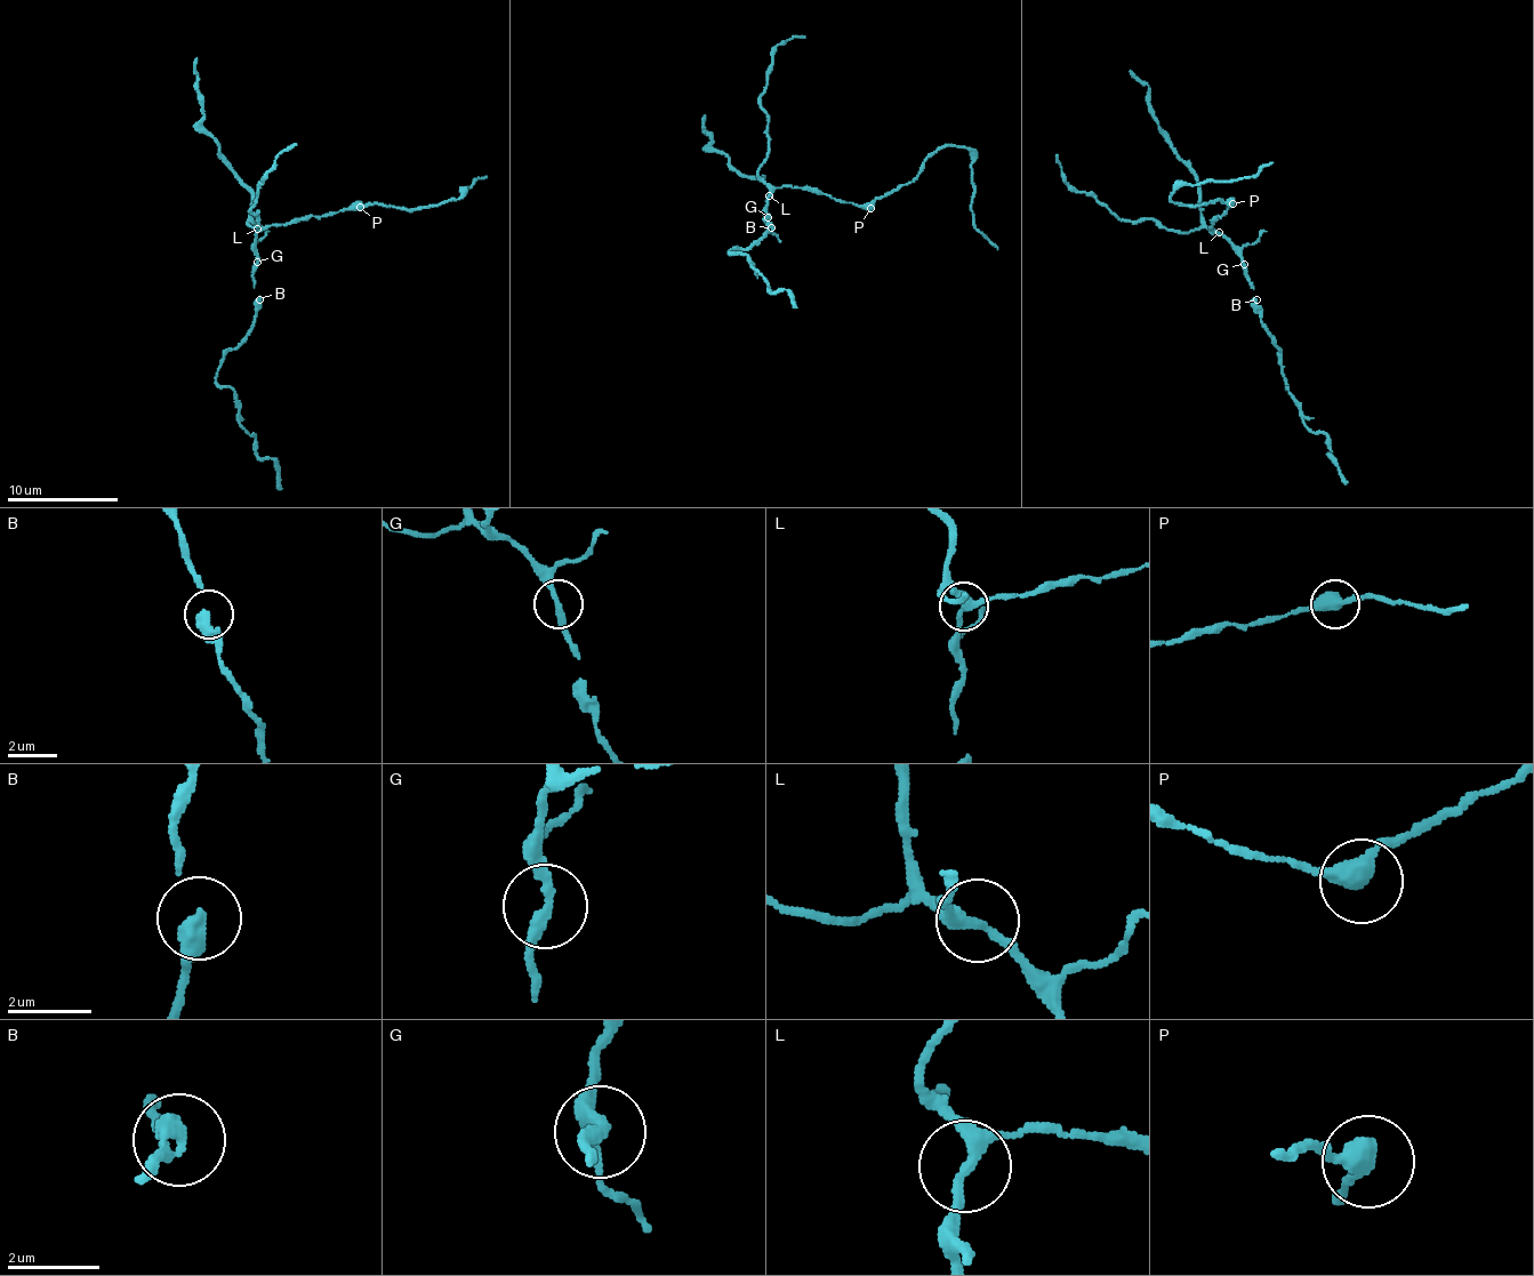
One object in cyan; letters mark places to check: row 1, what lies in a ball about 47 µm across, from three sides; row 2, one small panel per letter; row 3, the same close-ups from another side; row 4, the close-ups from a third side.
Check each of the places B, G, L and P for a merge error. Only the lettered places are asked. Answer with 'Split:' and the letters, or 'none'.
Split: none

